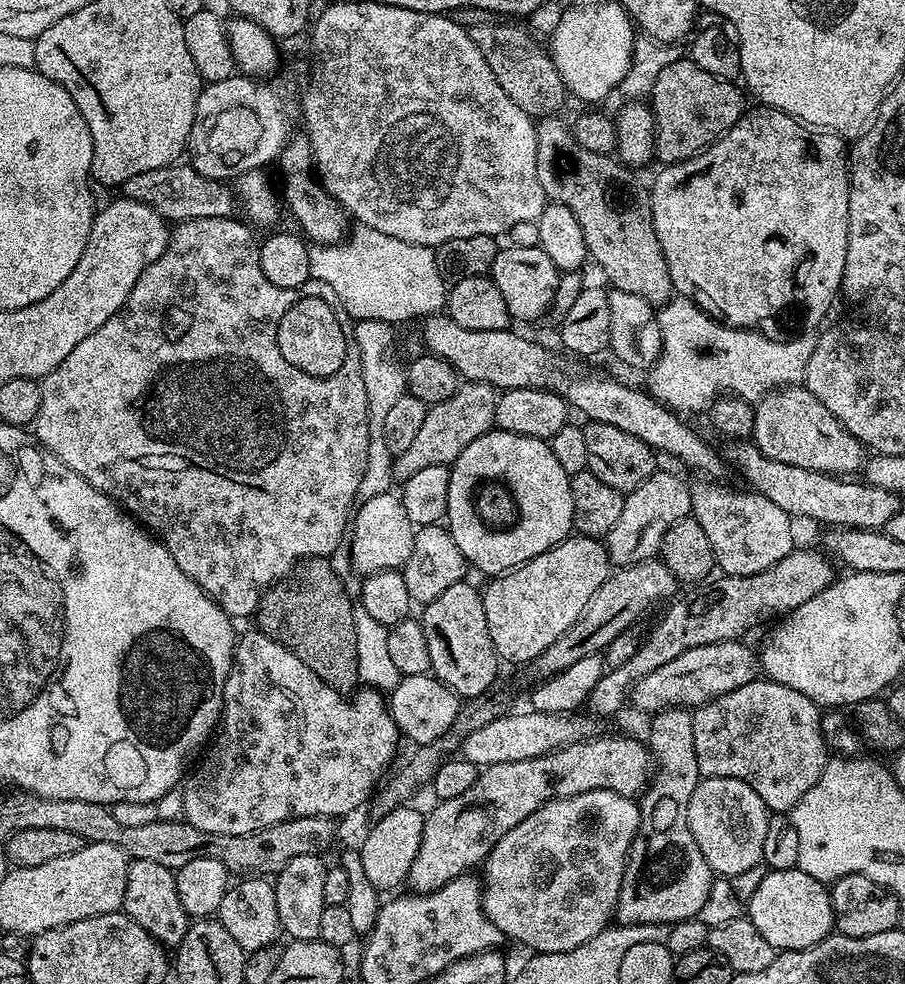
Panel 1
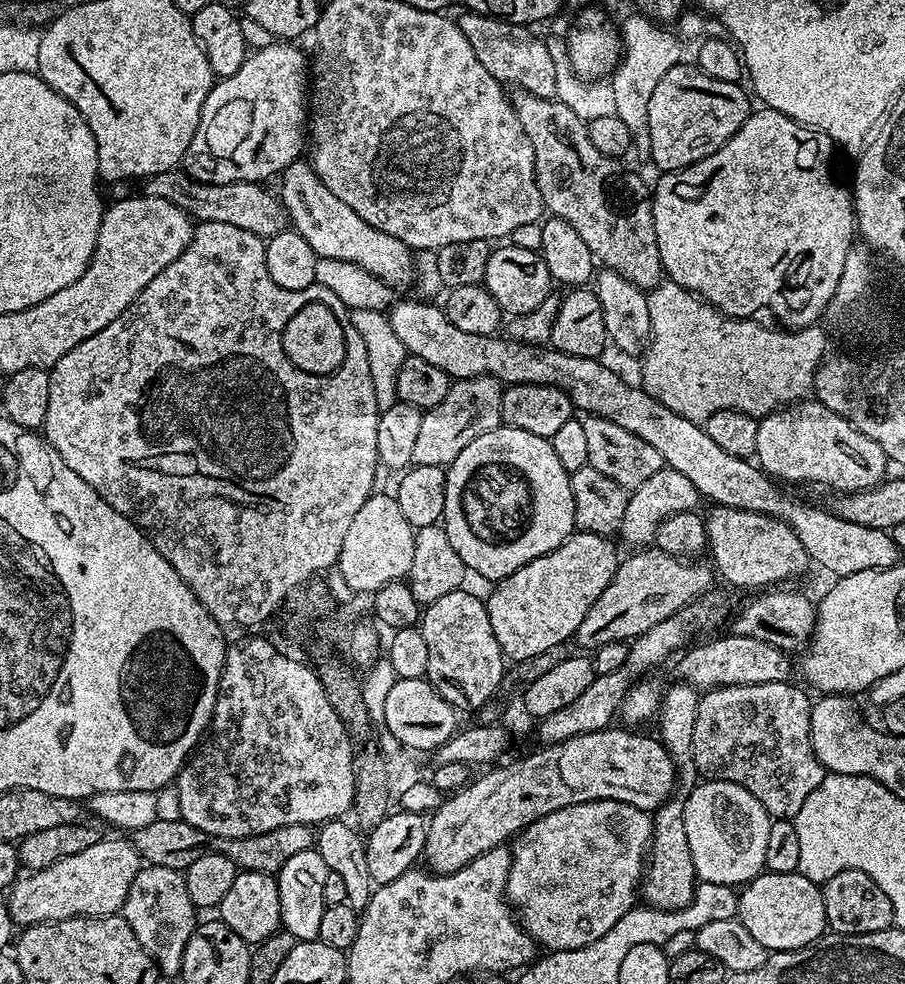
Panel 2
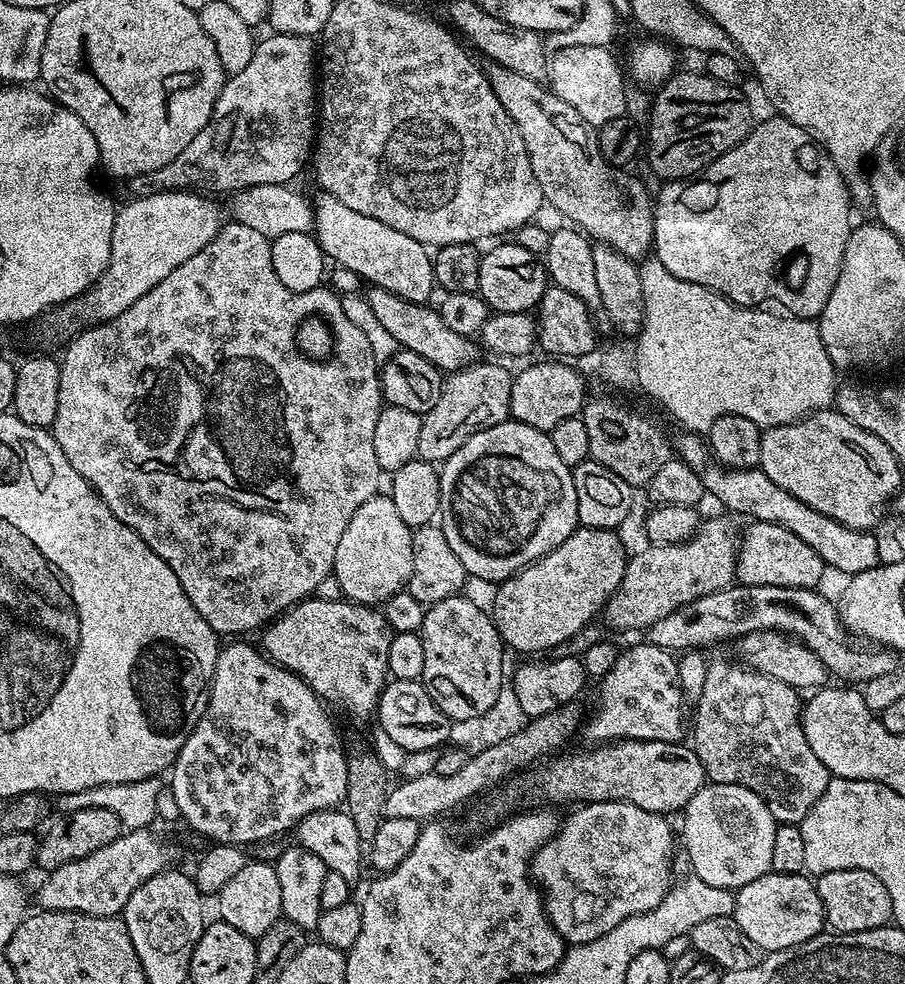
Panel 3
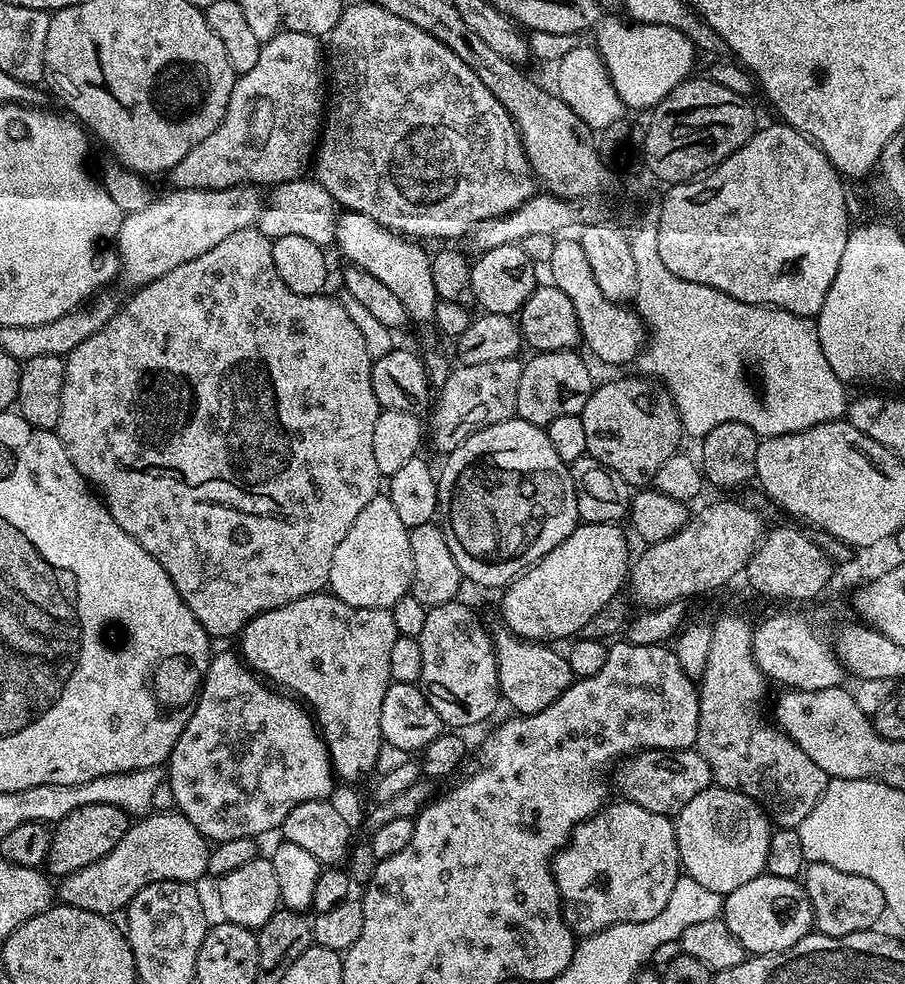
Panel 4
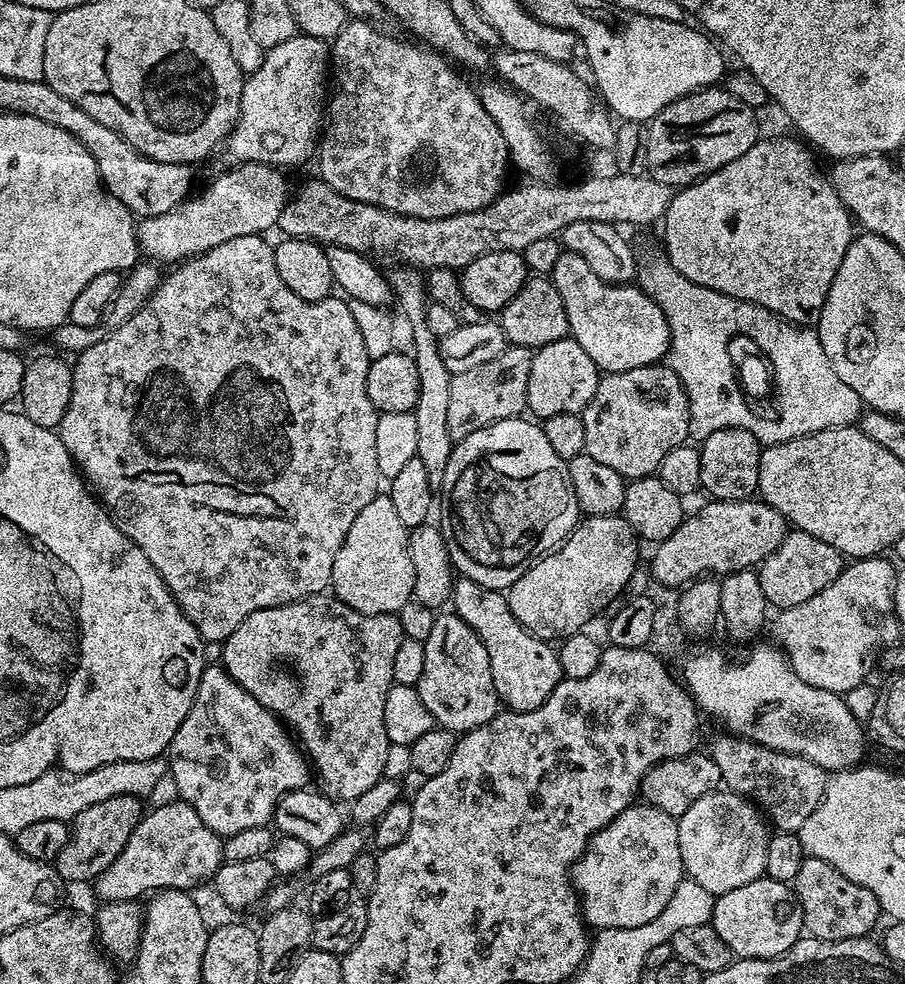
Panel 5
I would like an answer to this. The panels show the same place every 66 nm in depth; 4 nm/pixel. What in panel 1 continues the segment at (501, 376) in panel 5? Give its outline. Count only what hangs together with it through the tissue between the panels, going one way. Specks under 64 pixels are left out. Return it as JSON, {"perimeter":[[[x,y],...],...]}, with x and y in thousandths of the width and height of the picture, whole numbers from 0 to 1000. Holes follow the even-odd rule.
{"perimeter":[[[520,388],[509,389],[502,401],[493,404],[493,409],[484,409],[474,414],[466,434],[462,436],[462,442],[457,449],[444,462],[436,464],[433,474],[433,483],[439,489],[445,490],[457,486],[462,478],[471,474],[498,474],[524,449],[524,445],[533,445],[533,441],[545,438],[546,435],[546,413],[548,412],[549,395],[540,390],[524,390]]]}

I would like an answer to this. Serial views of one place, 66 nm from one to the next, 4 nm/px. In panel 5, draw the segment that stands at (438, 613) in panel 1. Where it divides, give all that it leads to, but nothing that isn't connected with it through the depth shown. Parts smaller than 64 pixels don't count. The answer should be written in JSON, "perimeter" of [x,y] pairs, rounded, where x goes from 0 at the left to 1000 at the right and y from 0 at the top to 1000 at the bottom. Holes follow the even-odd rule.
{"perimeter":[[[491,620],[483,625],[475,648],[467,651],[471,677],[462,698],[478,733],[485,739],[512,746],[545,732],[555,716],[552,706],[546,701],[541,665],[537,665],[533,648],[503,621]]]}

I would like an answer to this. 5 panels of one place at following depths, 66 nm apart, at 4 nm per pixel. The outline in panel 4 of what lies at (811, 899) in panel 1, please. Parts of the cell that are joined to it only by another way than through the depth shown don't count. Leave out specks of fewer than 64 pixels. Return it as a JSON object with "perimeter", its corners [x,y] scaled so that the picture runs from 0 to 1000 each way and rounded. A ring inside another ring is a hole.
{"perimeter":[[[842,889],[824,896],[824,900],[815,900],[815,904],[800,911],[800,926],[798,933],[802,941],[807,941],[811,953],[820,957],[823,968],[845,972],[849,967],[867,967],[877,957],[882,957],[894,947],[898,946],[897,922],[887,897],[883,893],[860,892],[859,890]]]}

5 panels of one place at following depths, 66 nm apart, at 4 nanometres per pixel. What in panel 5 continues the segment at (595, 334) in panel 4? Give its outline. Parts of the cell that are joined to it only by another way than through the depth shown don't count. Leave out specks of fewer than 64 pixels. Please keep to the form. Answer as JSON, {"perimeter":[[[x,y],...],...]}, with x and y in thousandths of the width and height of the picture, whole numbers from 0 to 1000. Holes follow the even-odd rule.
{"perimeter":[[[623,254],[617,266],[608,277],[608,284],[612,292],[617,295],[617,299],[621,299],[621,311],[625,311],[625,325],[628,327],[628,335],[631,345],[639,348],[639,352],[643,352],[643,356],[648,356],[648,360],[652,360],[652,368],[656,368],[664,379],[673,378],[691,378],[692,376],[705,376],[715,370],[730,369],[738,361],[738,353],[740,352],[740,331],[736,327],[736,319],[731,319],[731,315],[727,315],[727,311],[709,296],[702,288],[696,289],[675,289],[665,283],[661,283],[661,278],[656,278],[656,274],[652,274],[648,262],[639,262],[639,258]]]}

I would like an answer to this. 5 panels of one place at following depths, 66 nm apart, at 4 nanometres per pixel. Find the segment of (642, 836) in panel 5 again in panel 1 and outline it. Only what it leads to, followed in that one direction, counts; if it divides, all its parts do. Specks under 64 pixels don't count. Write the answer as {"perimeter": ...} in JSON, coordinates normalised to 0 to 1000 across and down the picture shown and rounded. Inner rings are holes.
{"perimeter":[[[652,803],[648,807],[634,807],[623,813],[609,813],[600,817],[590,827],[577,831],[568,843],[559,843],[551,856],[544,861],[544,867],[538,870],[533,879],[533,910],[535,913],[535,928],[544,934],[546,941],[562,955],[571,955],[575,959],[588,963],[589,968],[621,970],[625,965],[634,965],[643,961],[643,957],[652,957],[667,943],[677,938],[683,909],[690,891],[690,881],[694,875],[694,865],[701,856],[703,847],[707,845],[707,818],[697,809],[688,809],[674,803]]]}

